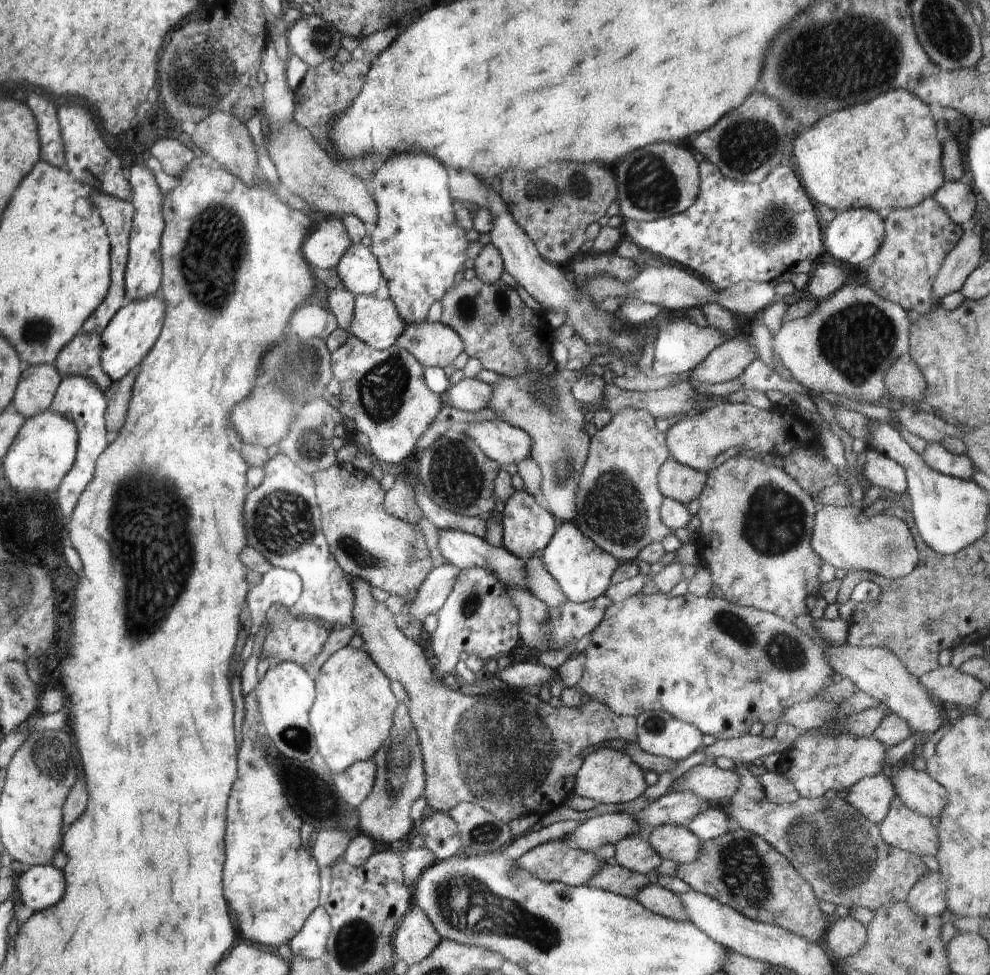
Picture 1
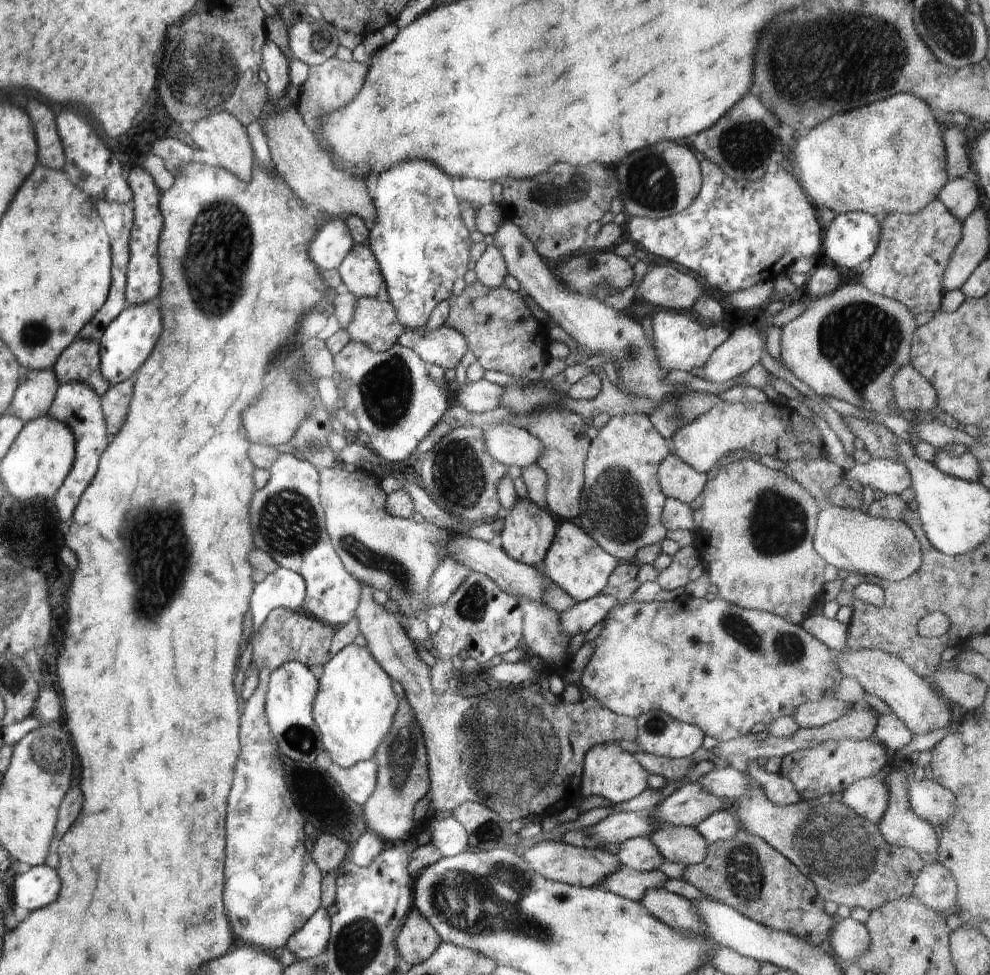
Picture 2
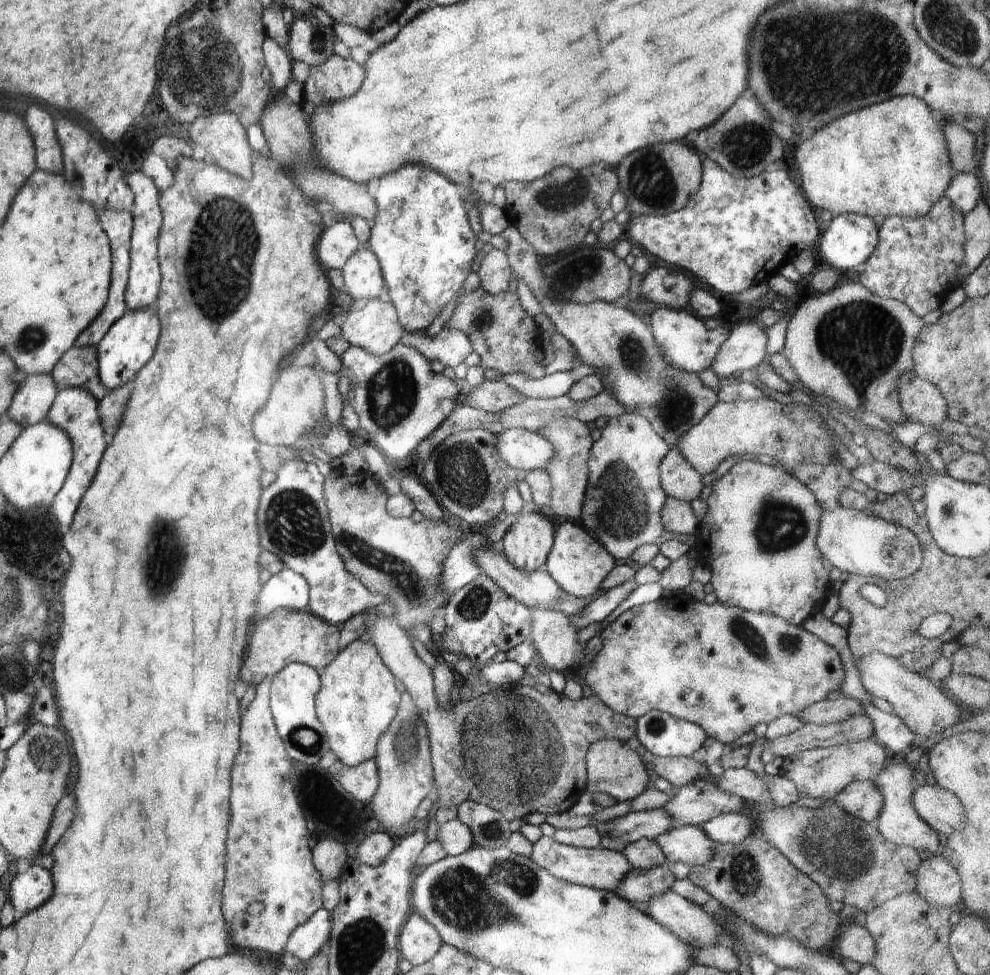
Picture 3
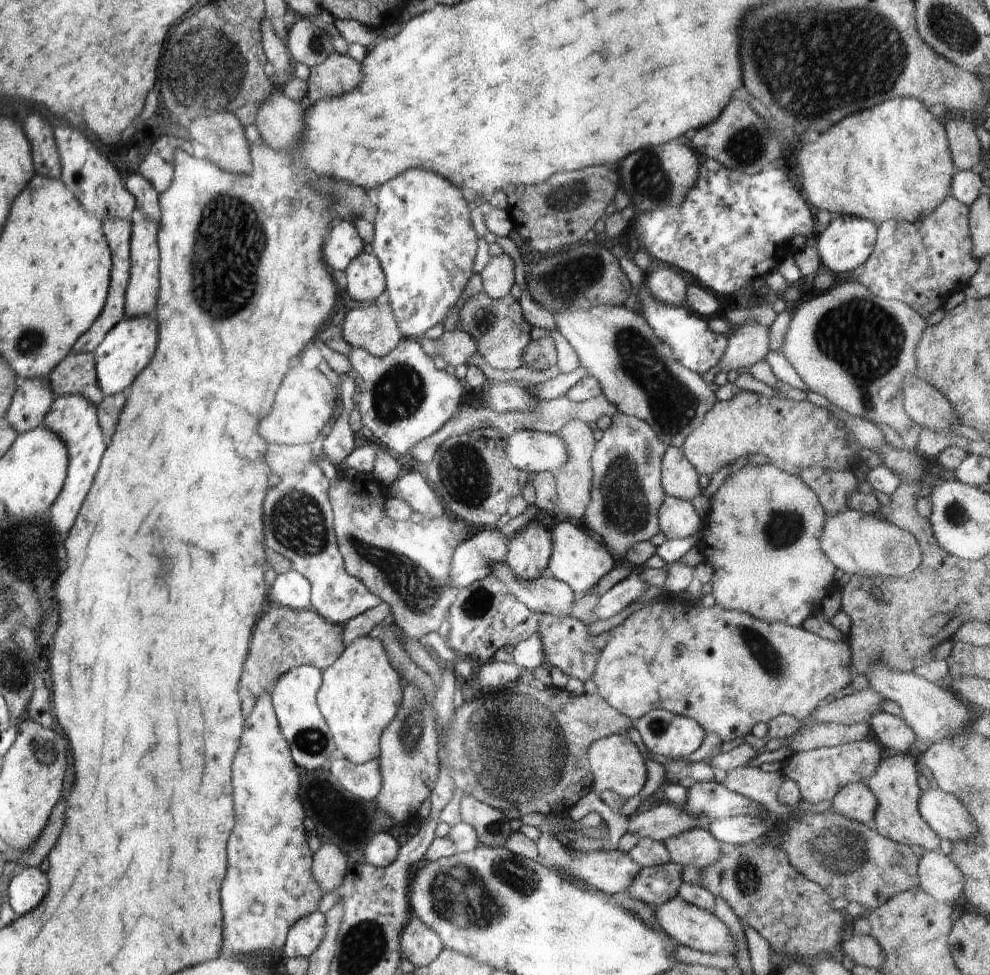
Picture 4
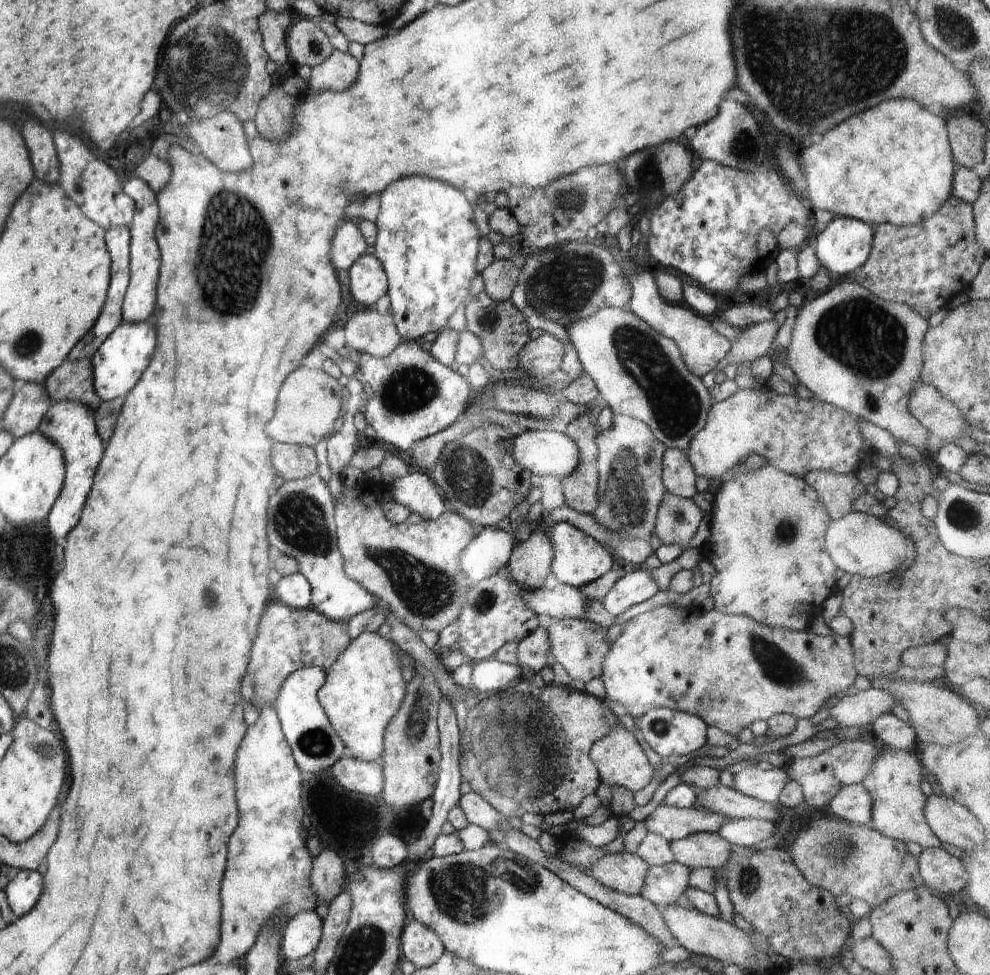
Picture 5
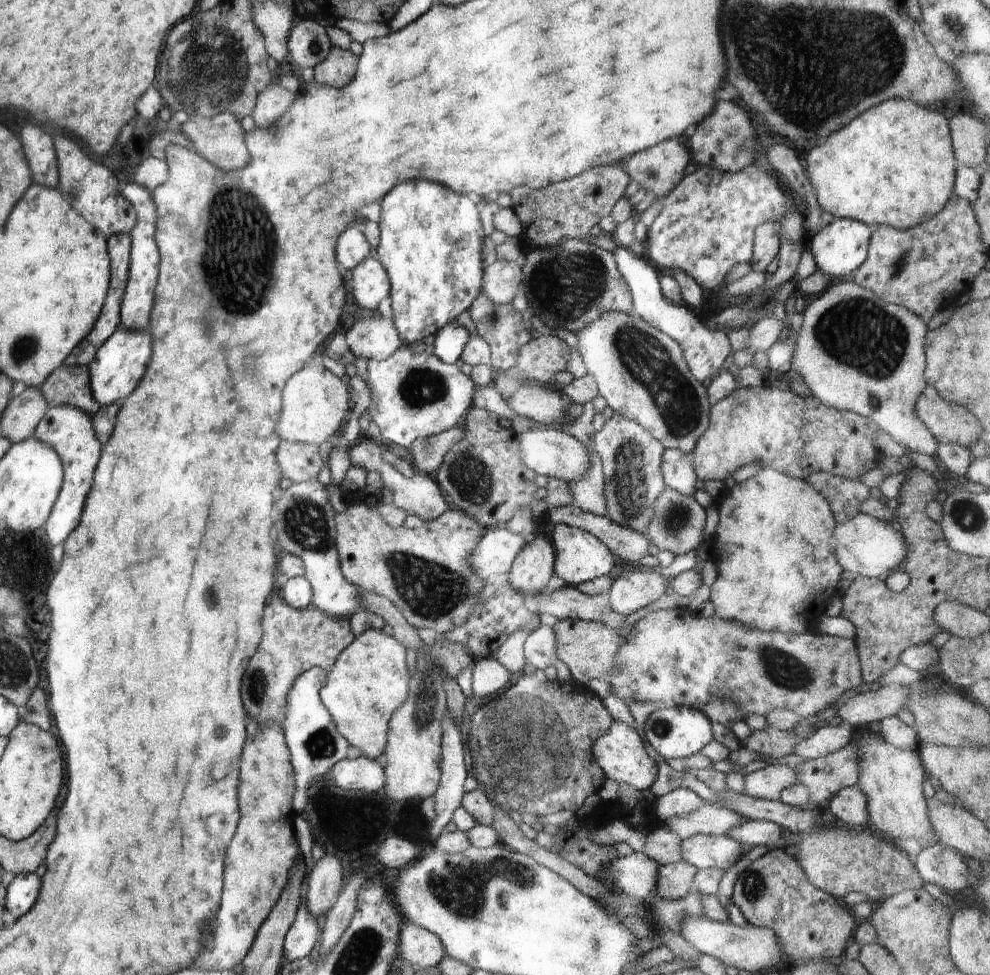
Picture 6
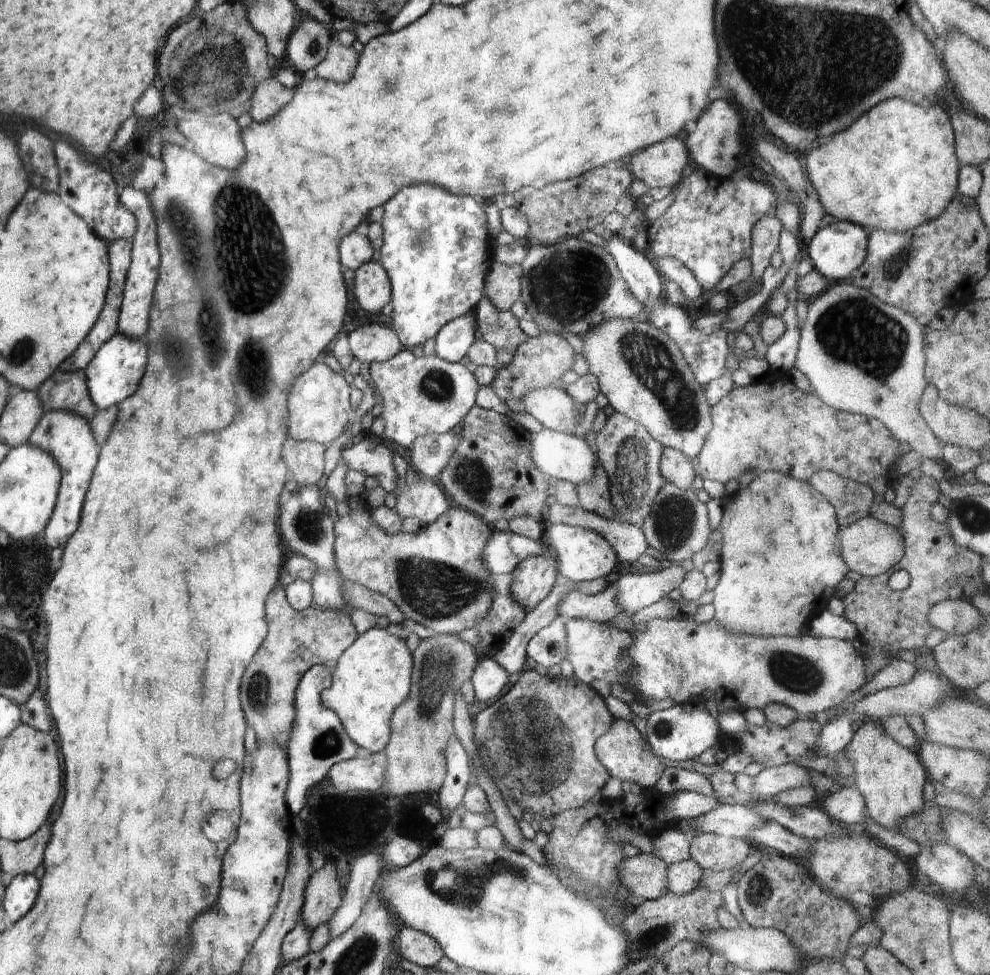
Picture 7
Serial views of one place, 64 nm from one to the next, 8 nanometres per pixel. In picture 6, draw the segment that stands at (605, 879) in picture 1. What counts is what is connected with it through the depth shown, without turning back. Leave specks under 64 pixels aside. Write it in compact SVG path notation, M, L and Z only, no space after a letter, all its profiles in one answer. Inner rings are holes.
M686 861L662 865L657 895L669 899L683 899L695 890L694 876L697 870L693 864Z

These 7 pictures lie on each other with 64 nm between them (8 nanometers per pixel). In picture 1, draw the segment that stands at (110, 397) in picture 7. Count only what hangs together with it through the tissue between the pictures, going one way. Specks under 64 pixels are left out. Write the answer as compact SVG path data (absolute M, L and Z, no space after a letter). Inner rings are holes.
M158 289L158 292L152 297L129 301L112 317L112 320L101 334L104 343L101 363L105 373L109 375L112 381L120 381L121 378L130 374L132 366L140 364L140 360L152 350L162 330L164 315L163 292Z

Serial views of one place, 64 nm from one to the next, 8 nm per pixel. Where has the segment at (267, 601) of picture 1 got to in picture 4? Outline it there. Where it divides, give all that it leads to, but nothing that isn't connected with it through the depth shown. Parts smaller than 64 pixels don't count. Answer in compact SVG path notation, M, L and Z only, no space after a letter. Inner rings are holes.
M288 569L284 574L280 574L276 582L270 586L268 596L272 602L287 606L292 610L310 609L311 584L303 574L294 569Z

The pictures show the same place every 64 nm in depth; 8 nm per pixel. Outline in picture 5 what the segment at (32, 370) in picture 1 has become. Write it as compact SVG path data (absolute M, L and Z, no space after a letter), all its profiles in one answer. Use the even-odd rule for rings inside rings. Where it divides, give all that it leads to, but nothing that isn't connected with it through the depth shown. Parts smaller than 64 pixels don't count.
M43 383L24 384L3 418L4 430L19 439L40 430L52 400Z

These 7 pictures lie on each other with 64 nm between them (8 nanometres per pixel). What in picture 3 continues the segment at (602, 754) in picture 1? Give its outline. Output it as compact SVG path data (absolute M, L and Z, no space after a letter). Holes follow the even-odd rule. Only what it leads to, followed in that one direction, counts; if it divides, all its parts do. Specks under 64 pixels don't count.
M598 740L589 747L586 757L586 791L606 793L616 802L632 801L649 786L649 773L644 759L620 740Z

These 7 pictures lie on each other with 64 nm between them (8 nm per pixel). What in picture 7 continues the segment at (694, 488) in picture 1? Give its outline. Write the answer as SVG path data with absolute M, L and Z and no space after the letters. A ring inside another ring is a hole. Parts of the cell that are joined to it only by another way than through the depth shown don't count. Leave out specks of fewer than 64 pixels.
M664 447L659 468L666 483L674 484L680 490L692 489L696 477L695 463L682 452Z

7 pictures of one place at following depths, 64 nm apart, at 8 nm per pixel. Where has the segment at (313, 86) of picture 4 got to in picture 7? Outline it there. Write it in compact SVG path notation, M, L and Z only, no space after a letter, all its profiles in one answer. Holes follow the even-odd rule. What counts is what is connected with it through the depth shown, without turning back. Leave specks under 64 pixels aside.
M331 38L326 59L314 69L320 80L344 85L354 75L358 60L354 48L346 48L339 40Z

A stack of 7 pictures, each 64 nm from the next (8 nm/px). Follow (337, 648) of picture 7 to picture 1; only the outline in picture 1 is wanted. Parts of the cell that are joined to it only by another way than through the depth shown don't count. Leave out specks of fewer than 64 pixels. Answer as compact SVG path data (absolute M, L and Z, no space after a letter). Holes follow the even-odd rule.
M272 604L266 616L266 636L262 642L261 657L268 658L272 666L276 663L291 661L298 666L304 667L316 660L316 656L322 652L330 628L312 620L298 620L288 614L286 607L282 604Z

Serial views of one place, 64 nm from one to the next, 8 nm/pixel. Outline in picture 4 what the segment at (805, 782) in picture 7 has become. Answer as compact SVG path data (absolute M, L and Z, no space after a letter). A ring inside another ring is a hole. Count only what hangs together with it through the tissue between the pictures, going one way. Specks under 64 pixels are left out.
M748 765L728 771L723 786L731 792L766 806L768 814L776 814L778 821L790 815L790 808L780 806L777 793L785 778L778 772L763 772L761 768Z

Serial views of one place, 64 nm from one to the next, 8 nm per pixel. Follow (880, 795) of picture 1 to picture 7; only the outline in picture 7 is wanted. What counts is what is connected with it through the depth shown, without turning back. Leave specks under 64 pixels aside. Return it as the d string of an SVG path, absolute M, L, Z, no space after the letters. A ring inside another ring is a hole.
M842 787L830 792L822 800L822 808L830 818L844 822L844 824L860 823L864 817L863 812L866 809L864 796L858 791L858 788Z

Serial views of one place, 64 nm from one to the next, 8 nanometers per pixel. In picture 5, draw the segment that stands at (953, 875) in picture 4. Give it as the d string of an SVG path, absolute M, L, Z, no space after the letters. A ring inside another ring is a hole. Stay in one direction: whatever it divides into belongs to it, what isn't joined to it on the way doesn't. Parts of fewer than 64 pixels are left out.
M942 847L926 848L917 859L919 872L926 888L934 889L942 897L965 889L967 874L960 859L951 856Z

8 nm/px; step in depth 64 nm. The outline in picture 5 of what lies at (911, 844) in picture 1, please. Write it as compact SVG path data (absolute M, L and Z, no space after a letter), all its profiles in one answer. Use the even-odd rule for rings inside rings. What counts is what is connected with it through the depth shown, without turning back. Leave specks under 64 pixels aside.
M876 745L876 756L862 786L872 796L872 825L882 836L900 841L904 844L913 842L923 849L940 848L941 841L932 832L926 818L924 806L926 797L922 793L920 784L925 778L925 771L917 757L916 751L896 750L886 745Z

